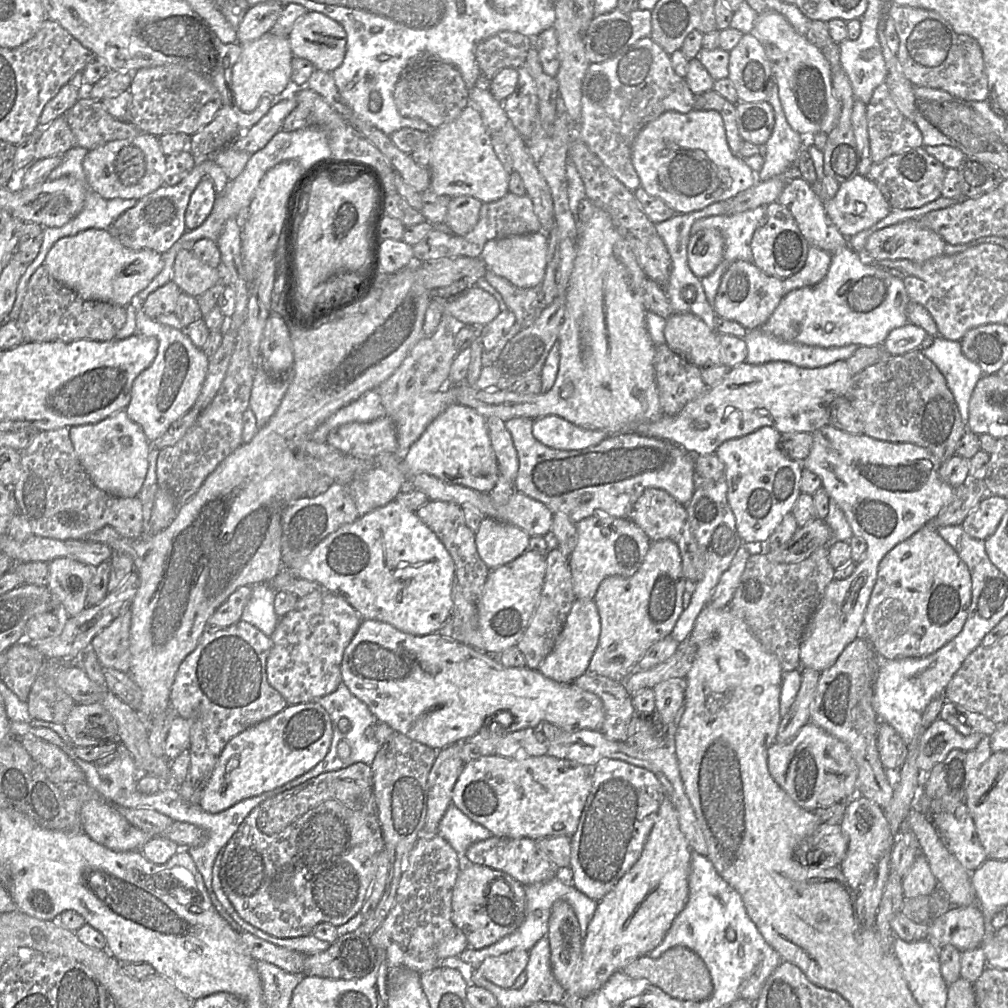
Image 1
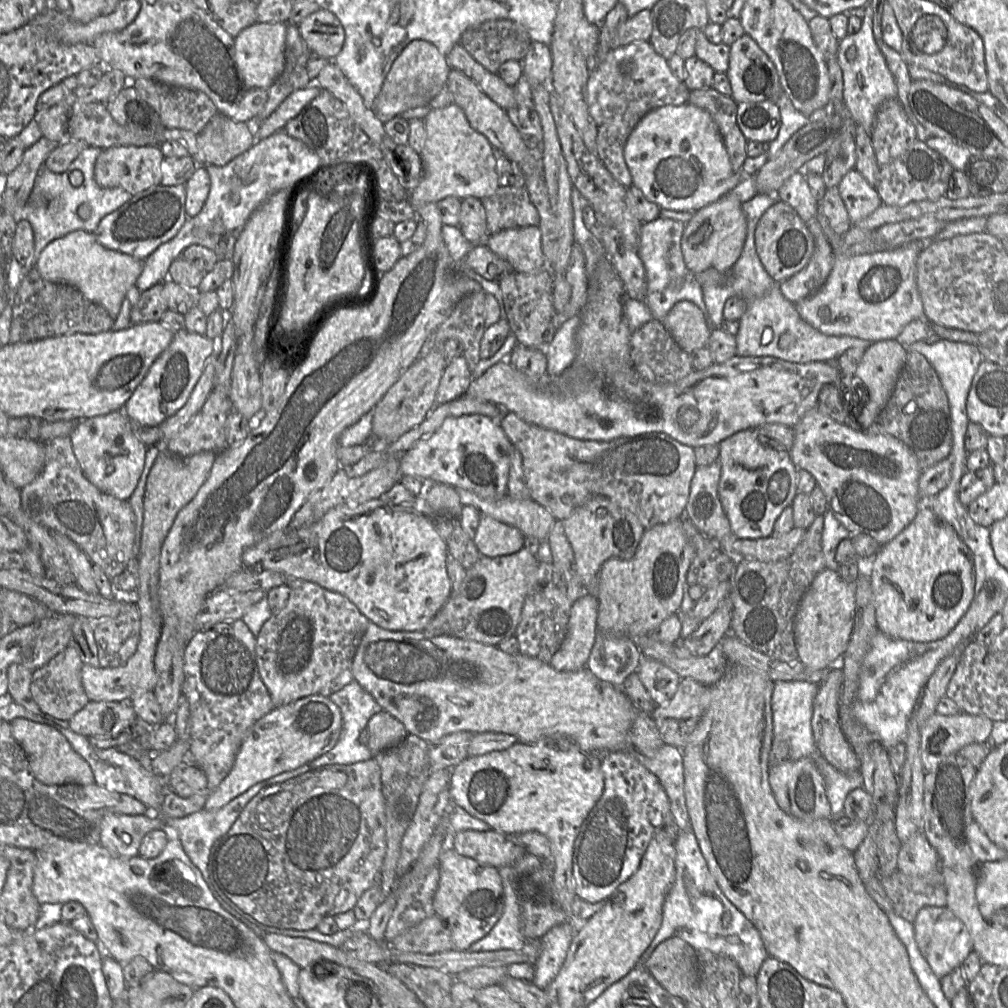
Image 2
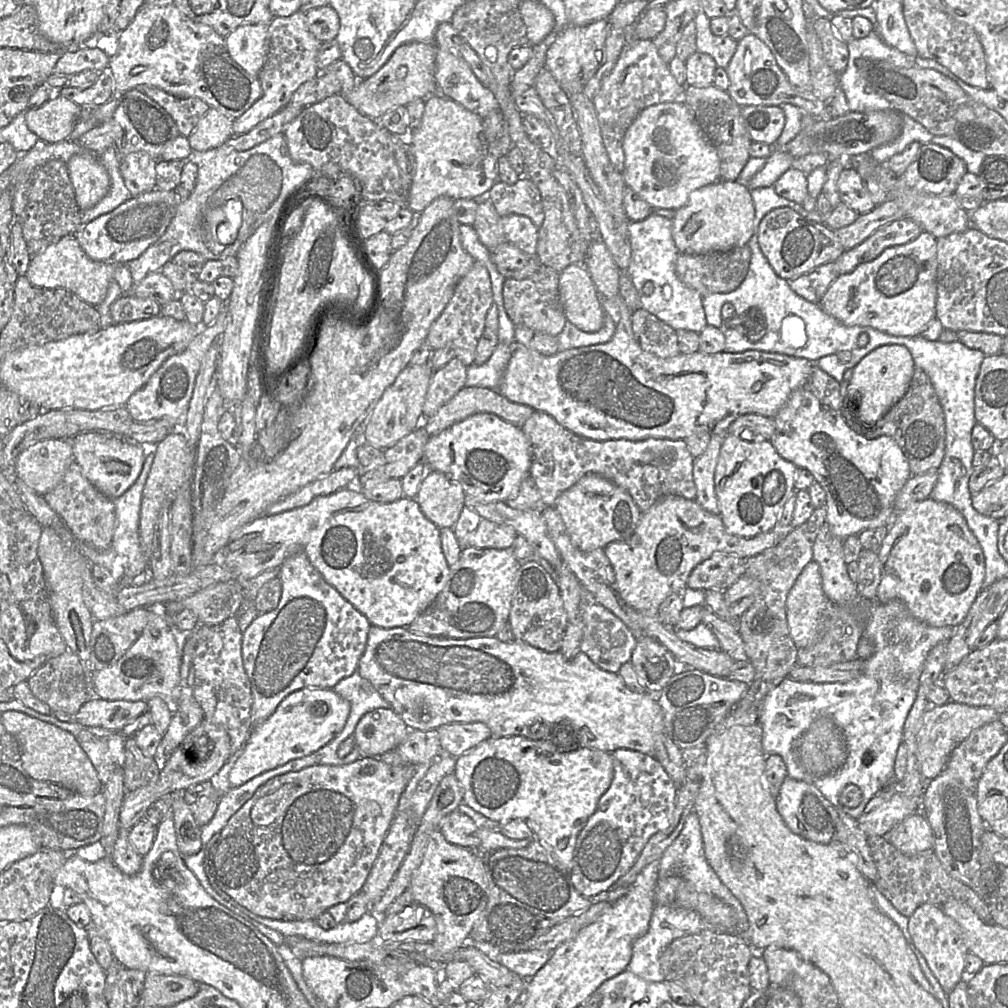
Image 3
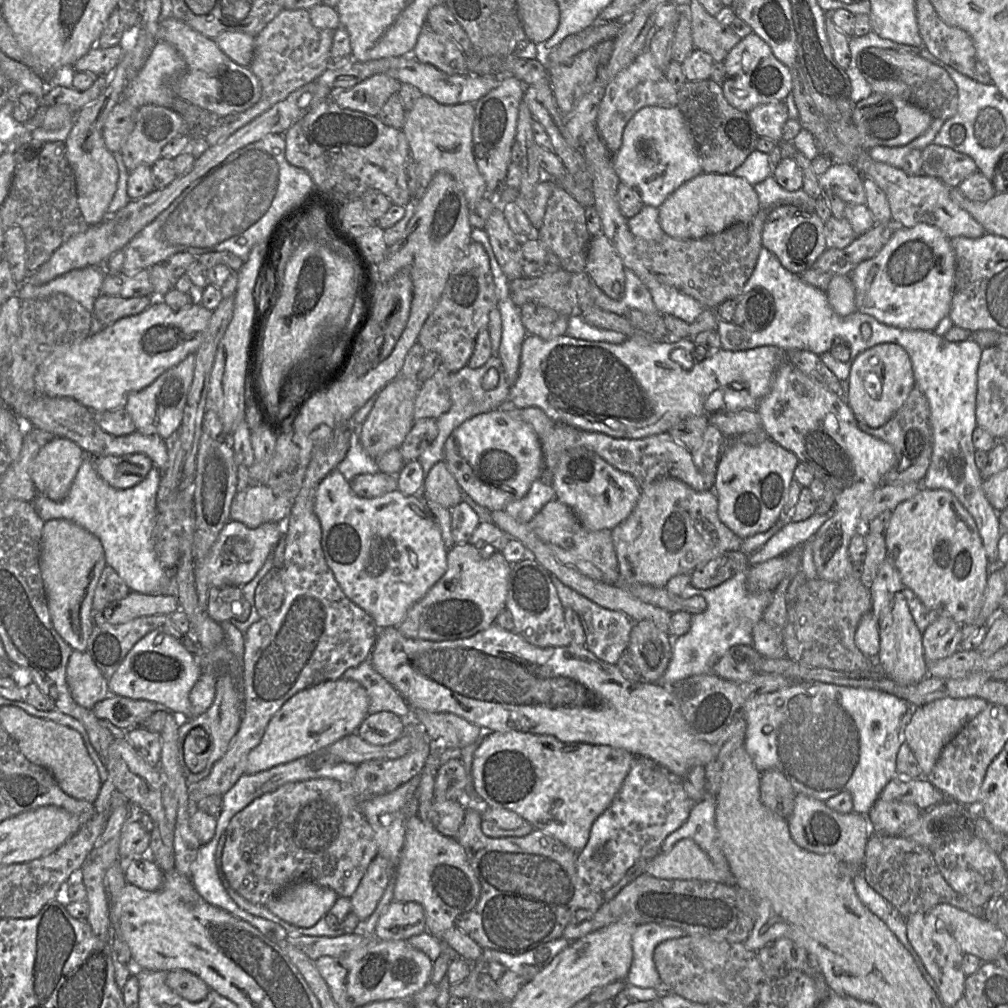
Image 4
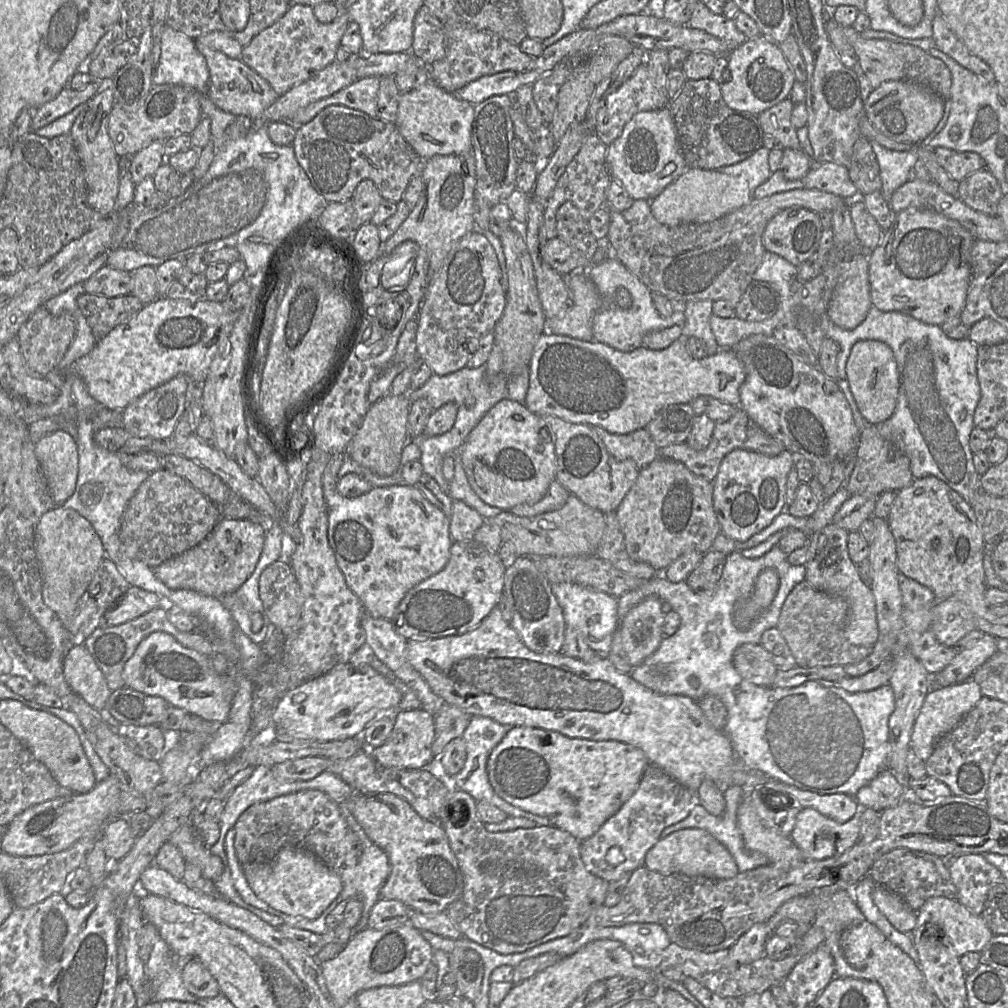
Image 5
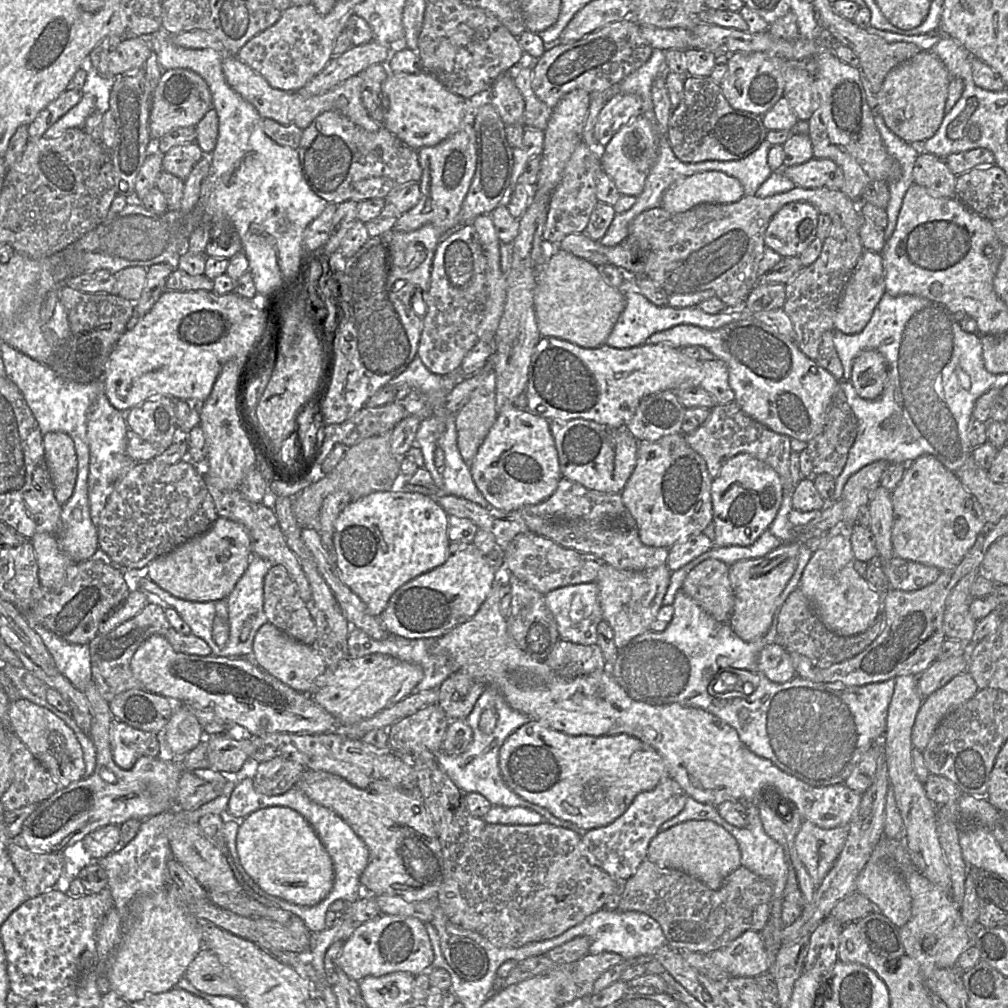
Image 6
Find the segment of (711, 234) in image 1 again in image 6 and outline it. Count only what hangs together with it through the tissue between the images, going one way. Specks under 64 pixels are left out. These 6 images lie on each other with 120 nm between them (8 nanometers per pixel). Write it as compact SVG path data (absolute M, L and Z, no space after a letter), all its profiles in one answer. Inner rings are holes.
M708 170L673 183L664 192L660 207L671 213L681 213L702 203L734 203L744 195L736 178Z

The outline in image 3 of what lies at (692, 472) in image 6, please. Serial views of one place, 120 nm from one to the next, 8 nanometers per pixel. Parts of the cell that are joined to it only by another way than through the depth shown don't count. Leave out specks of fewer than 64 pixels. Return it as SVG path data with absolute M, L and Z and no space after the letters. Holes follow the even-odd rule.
M667 495L642 512L641 519L632 536L625 541L614 541L605 548L616 578L617 589L625 603L636 611L648 616L658 616L660 605L673 593L685 590L692 570L714 554L734 554L750 558L775 546L787 534L789 528L776 526L769 532L754 537L741 537L727 532L720 514L705 510L695 499L689 500L678 495Z

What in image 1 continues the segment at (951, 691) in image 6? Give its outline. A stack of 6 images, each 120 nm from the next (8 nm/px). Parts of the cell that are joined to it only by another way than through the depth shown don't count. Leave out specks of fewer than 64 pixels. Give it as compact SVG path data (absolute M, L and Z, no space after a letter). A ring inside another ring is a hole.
M938 717L921 737L917 768L921 773L927 774L935 764L944 760L951 750L973 750L983 737L985 736L980 734L963 735Z

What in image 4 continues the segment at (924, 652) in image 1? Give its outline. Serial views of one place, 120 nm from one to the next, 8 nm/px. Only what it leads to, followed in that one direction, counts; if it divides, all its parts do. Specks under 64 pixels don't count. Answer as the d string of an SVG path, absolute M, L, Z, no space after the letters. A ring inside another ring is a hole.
M921 488L892 511L884 531L887 556L896 567L904 587L911 589L930 610L947 615L960 624L973 622L978 615L988 577L988 559L976 524L948 490Z

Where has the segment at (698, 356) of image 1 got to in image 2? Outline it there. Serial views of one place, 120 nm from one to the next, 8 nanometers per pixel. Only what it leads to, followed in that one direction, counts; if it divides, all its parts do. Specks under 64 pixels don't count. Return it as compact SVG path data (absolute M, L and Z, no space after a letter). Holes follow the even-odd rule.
M692 302L676 303L662 324L686 353L691 354L708 347L711 329L707 326L702 311Z

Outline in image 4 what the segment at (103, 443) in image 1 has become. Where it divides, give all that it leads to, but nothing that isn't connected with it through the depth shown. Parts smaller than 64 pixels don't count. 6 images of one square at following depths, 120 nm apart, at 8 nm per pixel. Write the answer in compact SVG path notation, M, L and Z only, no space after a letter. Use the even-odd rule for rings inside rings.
M139 453L93 457L93 463L98 475L116 489L137 485L154 466L148 456Z

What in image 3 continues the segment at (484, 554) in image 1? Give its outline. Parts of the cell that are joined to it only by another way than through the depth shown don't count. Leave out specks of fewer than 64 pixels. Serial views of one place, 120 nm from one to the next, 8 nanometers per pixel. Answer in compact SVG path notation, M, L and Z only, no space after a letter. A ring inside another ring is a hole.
M481 519L470 537L470 545L476 548L505 549L512 546L517 535L511 527Z

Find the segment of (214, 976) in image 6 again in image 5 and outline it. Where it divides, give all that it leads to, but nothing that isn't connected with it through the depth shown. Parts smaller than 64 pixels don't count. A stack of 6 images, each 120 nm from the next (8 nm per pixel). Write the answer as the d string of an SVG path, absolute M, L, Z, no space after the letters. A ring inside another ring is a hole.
M196 959L183 961L180 974L185 988L196 997L214 998L221 994L215 978L207 968Z

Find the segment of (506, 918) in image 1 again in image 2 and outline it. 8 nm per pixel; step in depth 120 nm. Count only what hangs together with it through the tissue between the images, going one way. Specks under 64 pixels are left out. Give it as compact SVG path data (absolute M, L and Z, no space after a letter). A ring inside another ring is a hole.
M445 848L439 856L439 883L433 897L434 913L447 925L452 950L465 951L486 936L499 921L504 910L504 892L499 870Z

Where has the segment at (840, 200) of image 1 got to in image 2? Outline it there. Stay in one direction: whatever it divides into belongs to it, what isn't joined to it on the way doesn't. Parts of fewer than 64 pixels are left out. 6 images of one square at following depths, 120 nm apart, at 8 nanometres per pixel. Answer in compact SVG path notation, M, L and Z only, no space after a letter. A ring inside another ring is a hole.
M856 169L843 177L838 190L853 225L884 205L876 188L871 186Z

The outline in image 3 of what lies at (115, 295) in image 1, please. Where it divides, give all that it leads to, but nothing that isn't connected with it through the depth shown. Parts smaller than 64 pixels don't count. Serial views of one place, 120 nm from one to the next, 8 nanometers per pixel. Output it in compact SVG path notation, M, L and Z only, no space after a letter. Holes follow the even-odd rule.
M67 235L57 243L49 245L42 253L30 259L26 277L39 288L66 289L91 306L100 304L107 293L117 265L96 262L90 259L80 247L75 235Z

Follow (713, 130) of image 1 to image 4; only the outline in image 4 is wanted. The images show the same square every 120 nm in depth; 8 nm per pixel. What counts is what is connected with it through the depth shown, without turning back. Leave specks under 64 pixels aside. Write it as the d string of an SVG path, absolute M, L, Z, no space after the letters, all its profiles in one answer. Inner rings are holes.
M677 106L640 109L626 124L621 147L612 155L612 164L620 182L636 191L644 205L655 208L682 184L703 172Z

